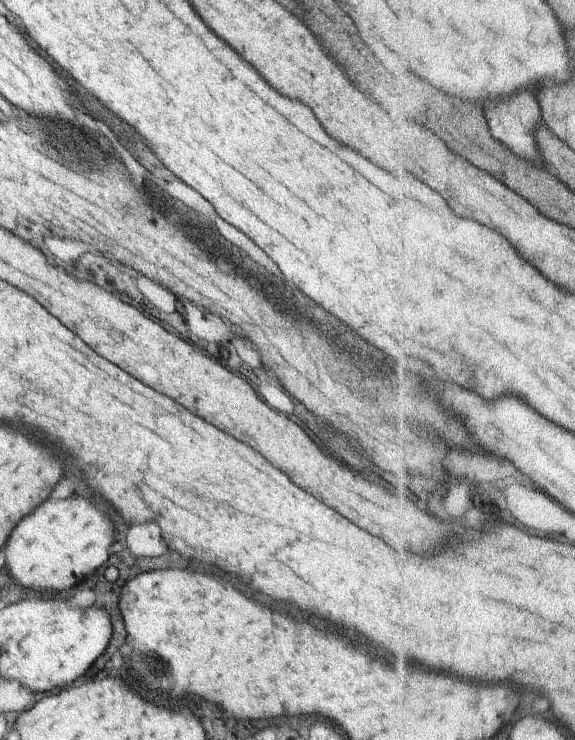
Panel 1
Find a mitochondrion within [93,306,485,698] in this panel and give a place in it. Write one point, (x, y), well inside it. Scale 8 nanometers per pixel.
(149, 666)

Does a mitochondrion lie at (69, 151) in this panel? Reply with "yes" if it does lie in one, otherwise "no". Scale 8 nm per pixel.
yes

